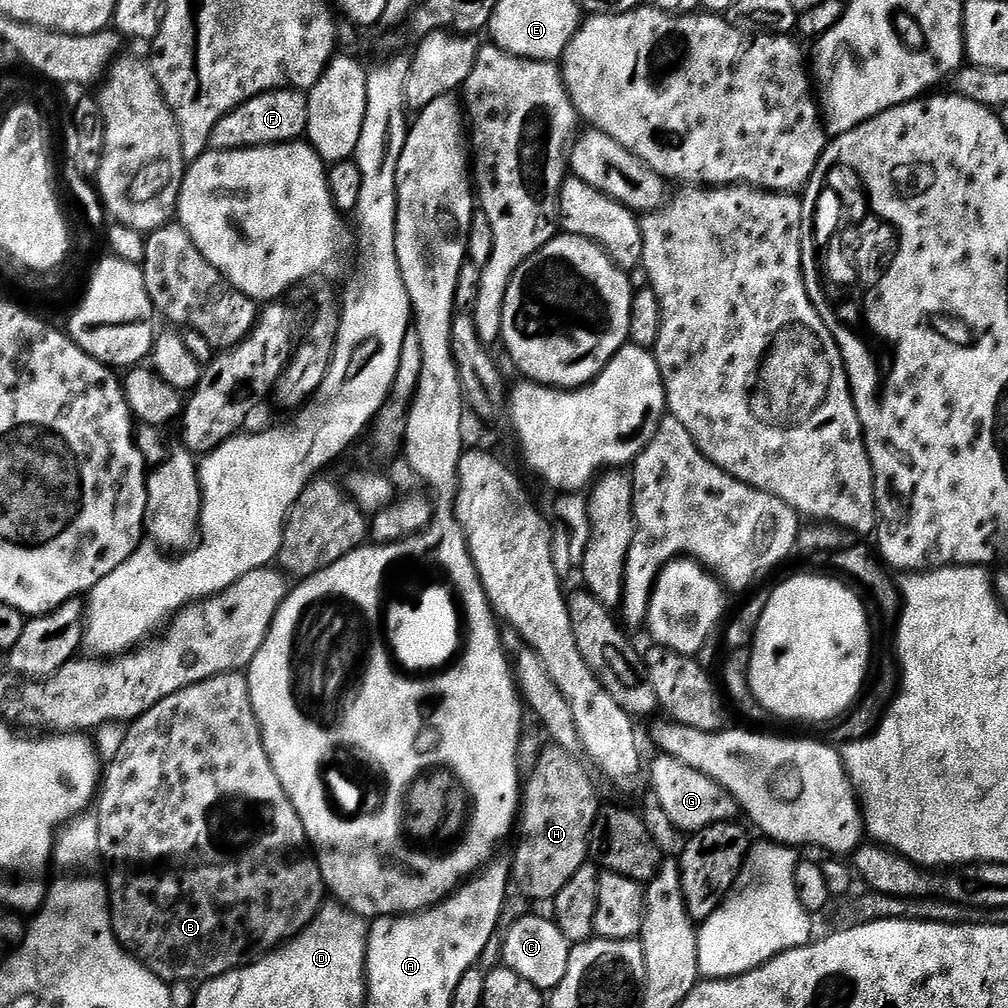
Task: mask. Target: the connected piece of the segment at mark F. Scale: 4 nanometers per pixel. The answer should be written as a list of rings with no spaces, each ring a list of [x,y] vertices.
[[[277,88],[275,92],[263,92],[250,98],[242,106],[230,110],[208,139],[209,149],[213,152],[236,152],[240,148],[264,148],[268,144],[291,144],[299,141],[308,131],[308,98],[303,91],[294,88]]]

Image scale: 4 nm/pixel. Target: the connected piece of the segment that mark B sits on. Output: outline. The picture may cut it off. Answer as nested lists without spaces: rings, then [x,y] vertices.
[[[227,672],[194,686],[186,686],[186,690],[170,694],[170,698],[162,698],[158,706],[131,721],[127,728],[128,733],[125,734],[112,765],[109,768],[107,765],[103,773],[94,816],[94,823],[98,826],[100,854],[106,861],[112,929],[121,948],[135,956],[157,978],[176,985],[188,984],[191,980],[216,980],[219,976],[225,976],[228,972],[235,972],[259,960],[261,956],[287,944],[289,940],[295,940],[319,914],[326,900],[326,889],[306,830],[290,798],[282,790],[282,782],[278,782],[278,774],[274,774],[274,766],[264,749],[264,739],[260,733],[260,723],[254,714],[247,675],[244,672]]]

